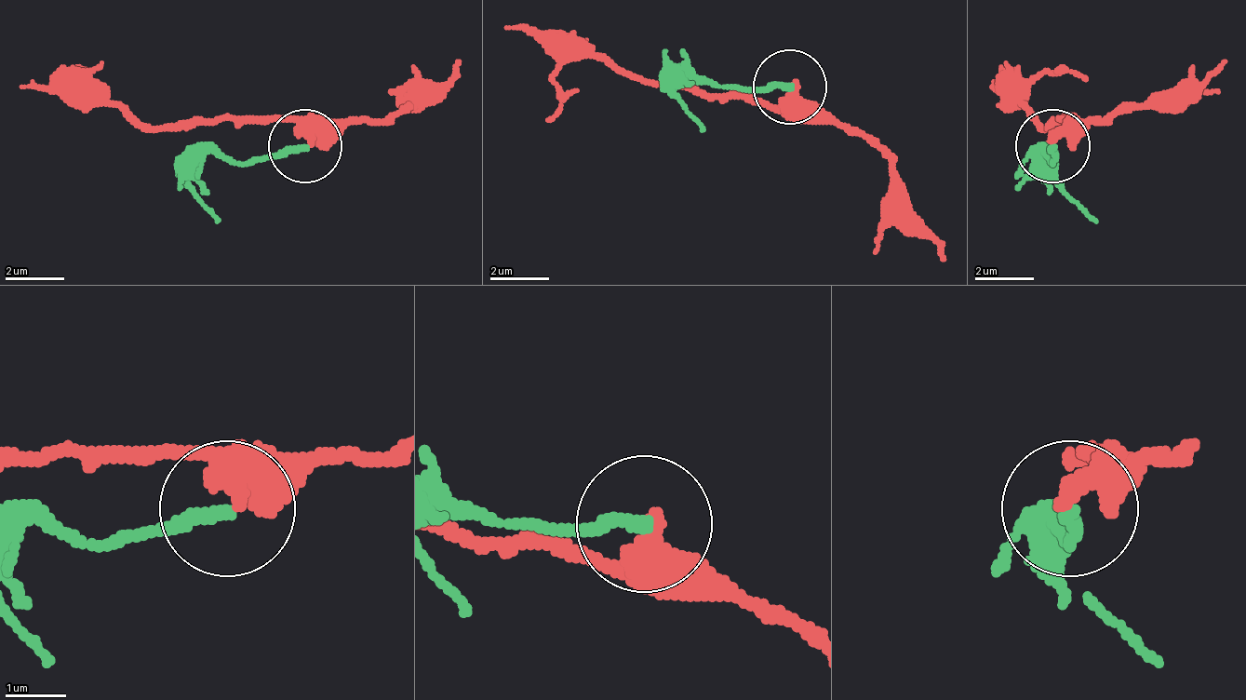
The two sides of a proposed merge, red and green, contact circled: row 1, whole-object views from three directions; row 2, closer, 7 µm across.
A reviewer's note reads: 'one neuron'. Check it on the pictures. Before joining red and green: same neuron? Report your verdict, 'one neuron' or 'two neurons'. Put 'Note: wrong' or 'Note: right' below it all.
two neurons
Note: wrong

